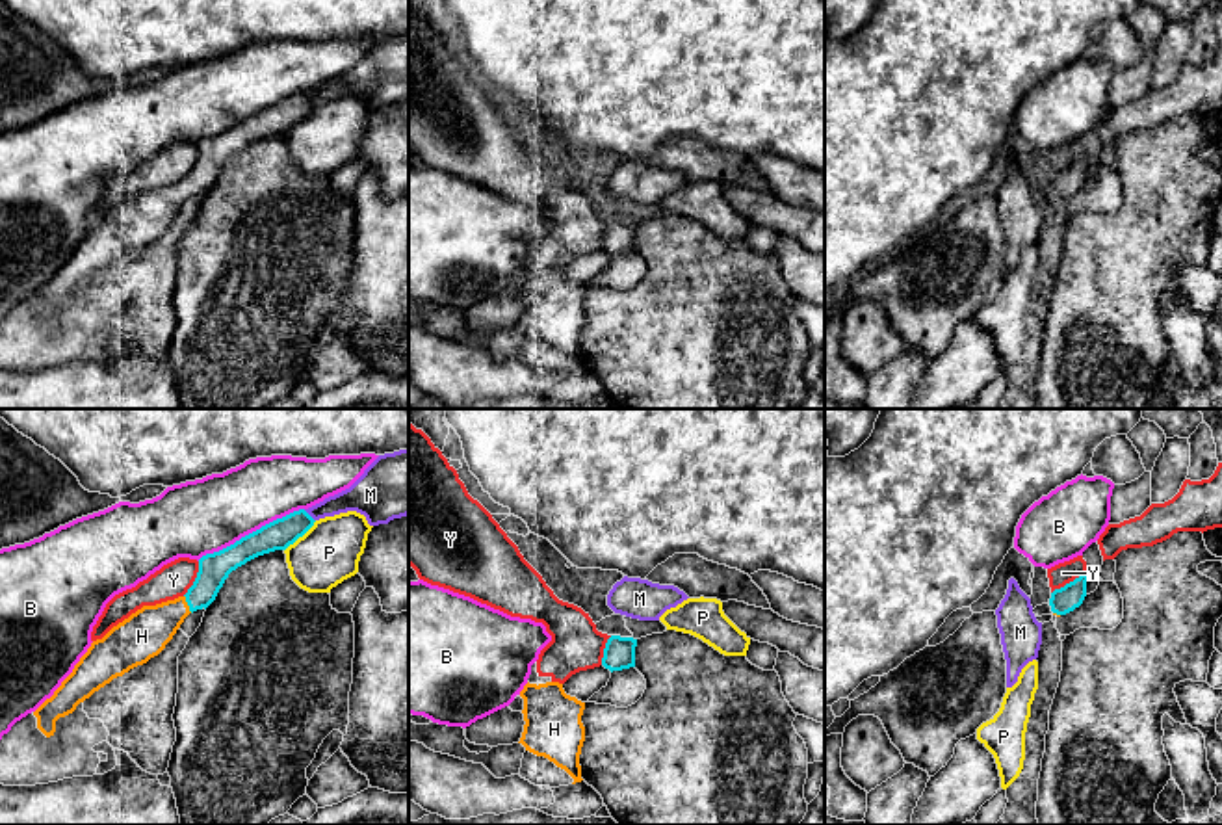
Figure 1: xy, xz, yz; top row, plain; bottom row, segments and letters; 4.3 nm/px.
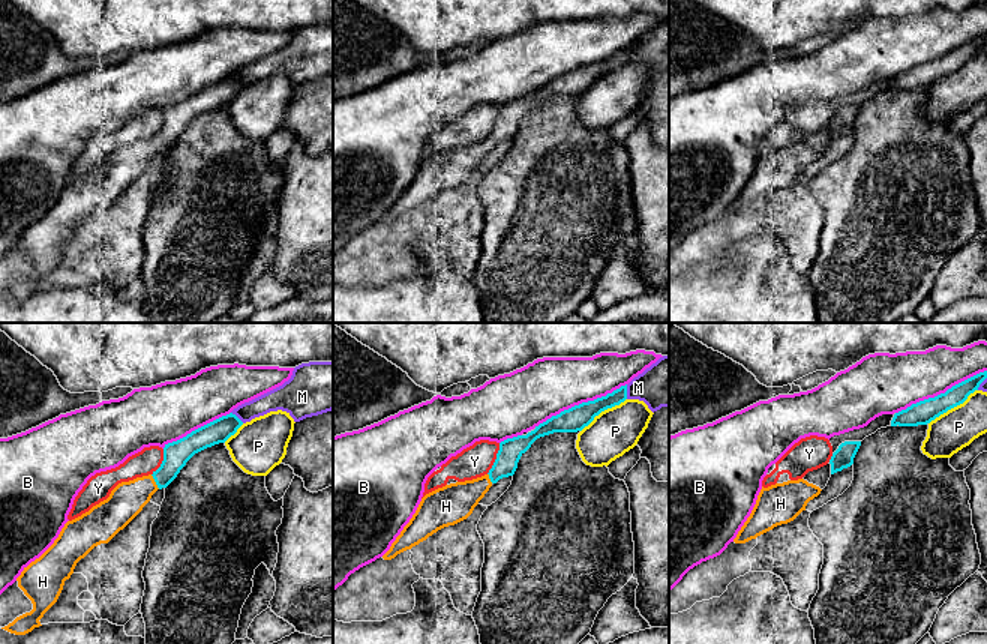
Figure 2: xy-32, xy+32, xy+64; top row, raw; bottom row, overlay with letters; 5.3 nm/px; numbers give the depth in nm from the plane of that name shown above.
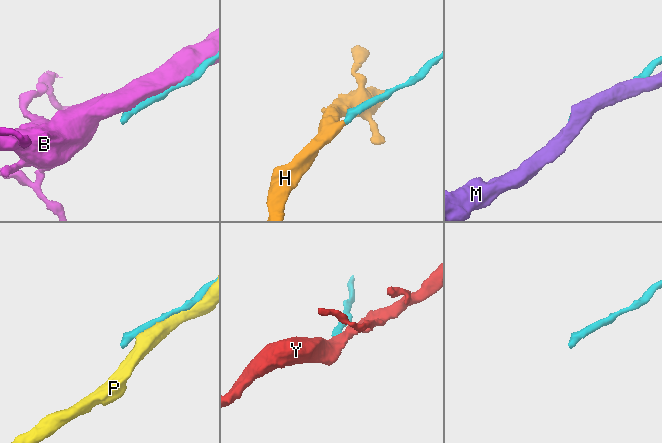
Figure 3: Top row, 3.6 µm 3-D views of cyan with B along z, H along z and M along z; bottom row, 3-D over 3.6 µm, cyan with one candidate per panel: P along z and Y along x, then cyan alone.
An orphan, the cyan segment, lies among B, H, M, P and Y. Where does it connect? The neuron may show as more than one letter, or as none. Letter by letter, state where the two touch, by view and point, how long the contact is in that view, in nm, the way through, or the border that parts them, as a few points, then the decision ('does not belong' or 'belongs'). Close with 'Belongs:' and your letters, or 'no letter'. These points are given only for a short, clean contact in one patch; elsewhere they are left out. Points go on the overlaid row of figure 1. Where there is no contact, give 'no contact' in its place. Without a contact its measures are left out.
B: xy (249, 534) | 500 nm | does not belong
H: xy (188, 604) | 90 nm | across xy (214, 569), (207, 586), (188, 604), (142, 636) | belongs
M: xy (309, 515) | 80 nm | does not belong
P: xy (299, 536) | 190 nm | does not belong
Y: yz (1070, 582) | 180 nm | along yz (1087, 573), (1081, 573), (1052, 593) | does not belong
Belongs: H

